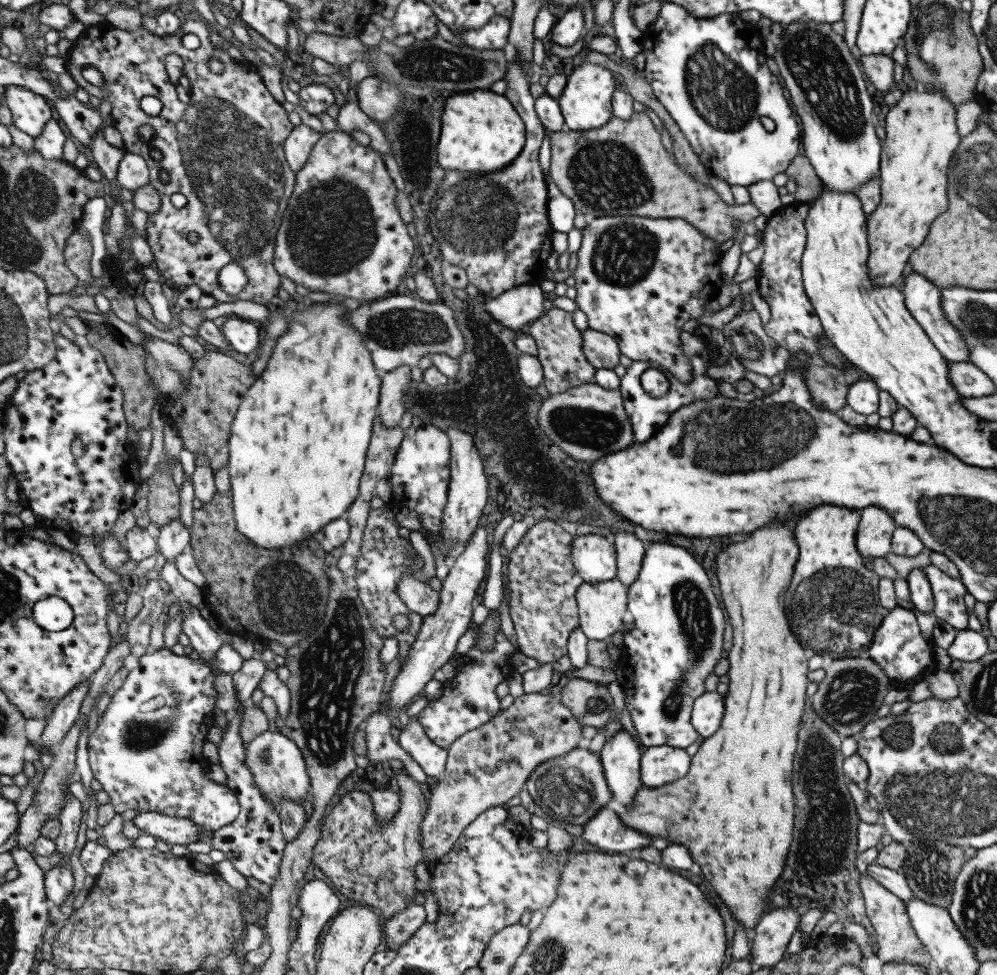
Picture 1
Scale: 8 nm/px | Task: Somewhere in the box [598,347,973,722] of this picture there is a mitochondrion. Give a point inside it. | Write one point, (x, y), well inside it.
(723, 439)

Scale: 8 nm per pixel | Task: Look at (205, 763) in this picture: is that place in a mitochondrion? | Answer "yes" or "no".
no

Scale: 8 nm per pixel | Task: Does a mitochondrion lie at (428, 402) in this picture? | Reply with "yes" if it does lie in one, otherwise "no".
yes

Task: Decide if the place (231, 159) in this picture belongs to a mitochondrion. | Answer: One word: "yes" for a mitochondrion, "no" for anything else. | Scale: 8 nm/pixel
yes

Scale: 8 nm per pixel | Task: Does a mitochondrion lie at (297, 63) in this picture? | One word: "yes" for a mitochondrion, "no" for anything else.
no

